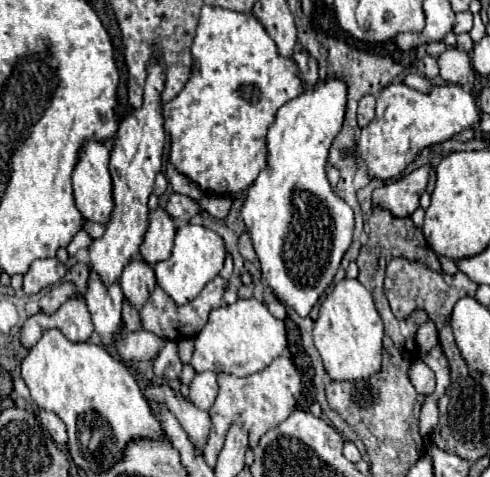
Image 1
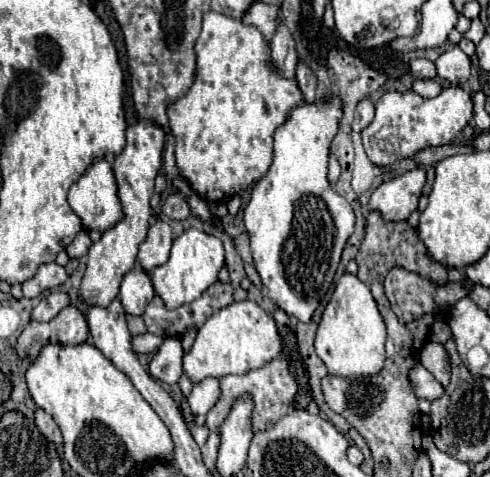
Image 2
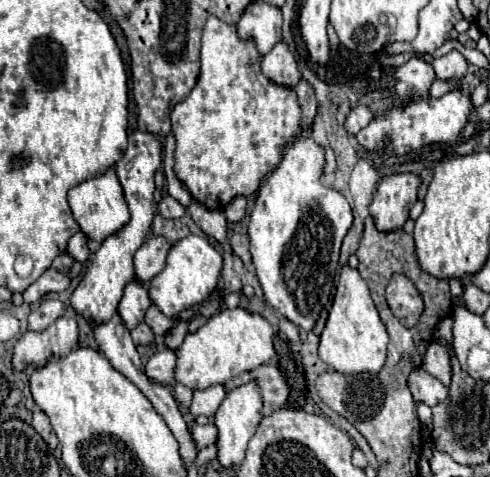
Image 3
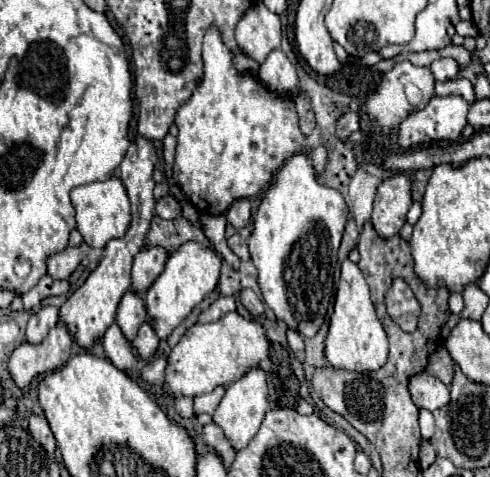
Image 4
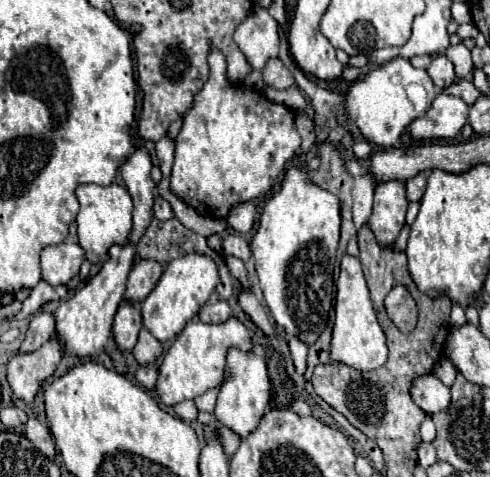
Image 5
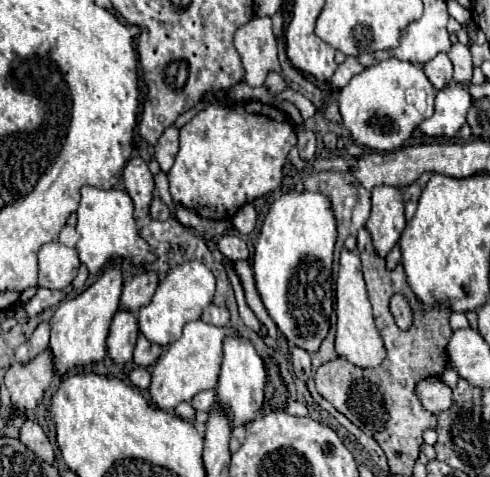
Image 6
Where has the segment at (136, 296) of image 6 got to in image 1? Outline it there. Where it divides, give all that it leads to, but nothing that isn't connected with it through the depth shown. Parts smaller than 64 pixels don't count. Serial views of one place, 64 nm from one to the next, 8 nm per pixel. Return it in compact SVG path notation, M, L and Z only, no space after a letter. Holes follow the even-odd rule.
M152 210L148 232L144 244L140 246L142 260L150 266L168 260L174 246L174 236L176 236L176 228L172 224L172 218L164 210Z

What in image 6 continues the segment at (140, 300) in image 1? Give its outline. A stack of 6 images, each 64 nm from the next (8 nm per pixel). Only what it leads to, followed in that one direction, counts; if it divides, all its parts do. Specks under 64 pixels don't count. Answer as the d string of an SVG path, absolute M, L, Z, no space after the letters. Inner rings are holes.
M116 312L108 334L108 358L114 364L126 364L132 360L132 350L138 340L138 322L132 312Z

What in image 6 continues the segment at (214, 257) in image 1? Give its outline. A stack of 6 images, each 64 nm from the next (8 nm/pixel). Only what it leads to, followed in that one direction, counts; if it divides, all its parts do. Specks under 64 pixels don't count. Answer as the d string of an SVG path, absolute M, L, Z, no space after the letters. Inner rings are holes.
M186 262L168 272L162 284L156 288L150 304L138 312L138 330L150 342L168 346L182 336L182 328L190 320L200 320L202 310L212 302L214 296L214 276L202 262Z

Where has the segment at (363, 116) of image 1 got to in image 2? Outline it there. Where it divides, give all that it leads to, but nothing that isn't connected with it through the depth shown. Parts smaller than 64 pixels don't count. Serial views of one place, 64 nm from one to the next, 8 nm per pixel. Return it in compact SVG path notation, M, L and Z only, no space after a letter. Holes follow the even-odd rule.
M362 100L354 112L354 122L352 122L352 128L356 132L360 132L362 128L366 128L370 122L374 120L374 106L370 100Z

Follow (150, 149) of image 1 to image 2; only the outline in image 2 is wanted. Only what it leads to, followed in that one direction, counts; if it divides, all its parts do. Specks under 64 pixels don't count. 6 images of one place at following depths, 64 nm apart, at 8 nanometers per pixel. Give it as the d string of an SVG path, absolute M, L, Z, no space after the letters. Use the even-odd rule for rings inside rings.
M138 120L136 124L128 126L126 146L114 160L114 176L118 182L118 194L126 218L120 220L114 228L106 230L102 238L90 246L88 266L78 292L78 298L88 306L106 308L118 296L122 278L136 268L134 264L138 246L146 240L152 222L150 198L154 194L154 178L162 166L162 150L164 150L164 132L152 120Z

